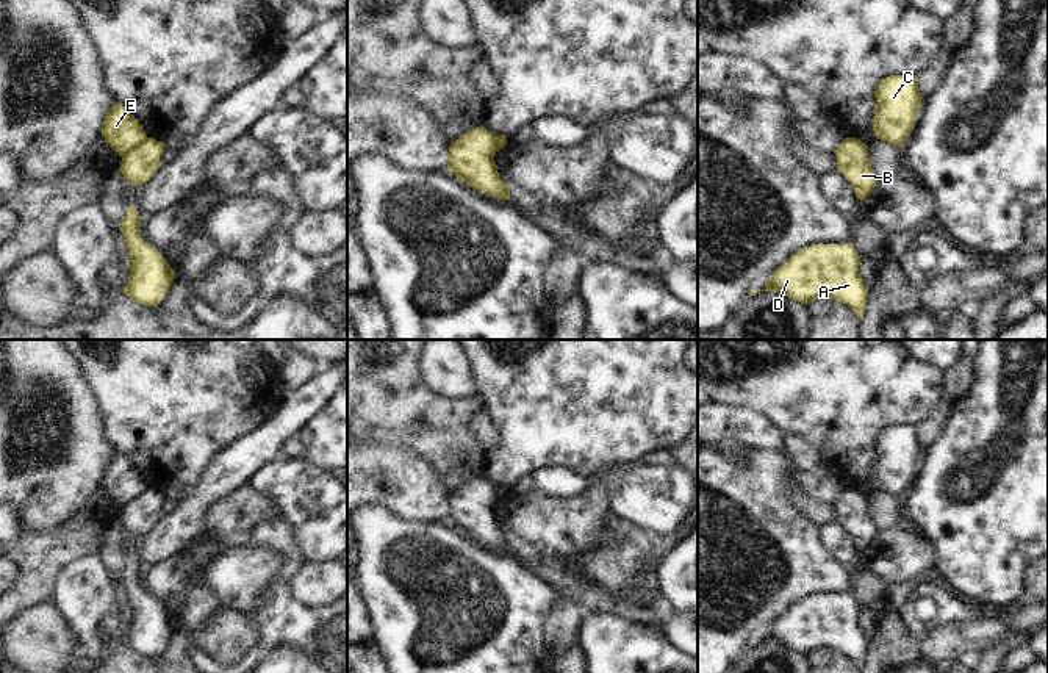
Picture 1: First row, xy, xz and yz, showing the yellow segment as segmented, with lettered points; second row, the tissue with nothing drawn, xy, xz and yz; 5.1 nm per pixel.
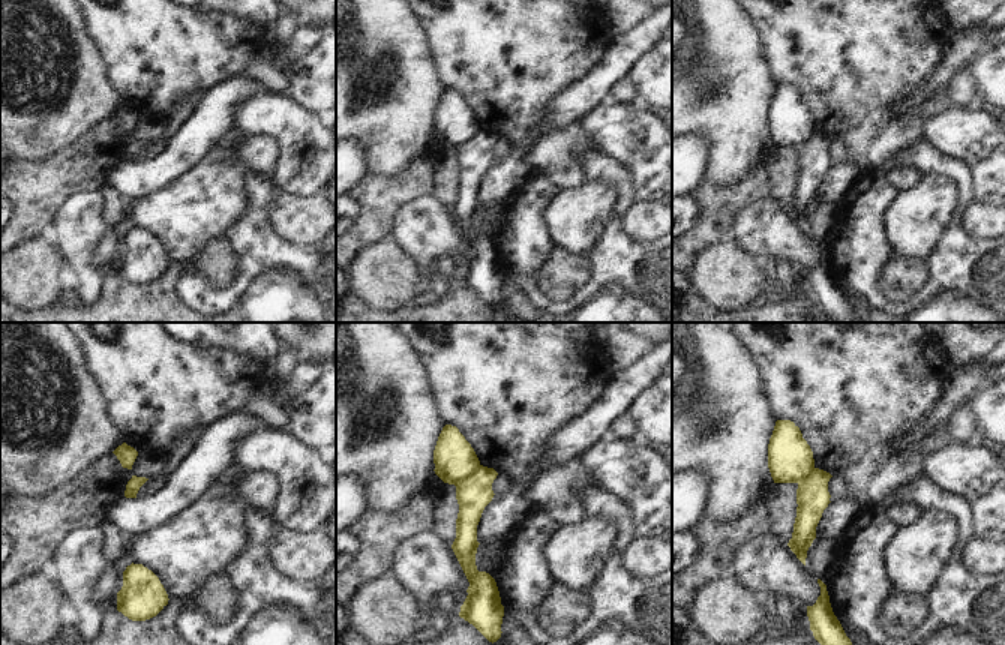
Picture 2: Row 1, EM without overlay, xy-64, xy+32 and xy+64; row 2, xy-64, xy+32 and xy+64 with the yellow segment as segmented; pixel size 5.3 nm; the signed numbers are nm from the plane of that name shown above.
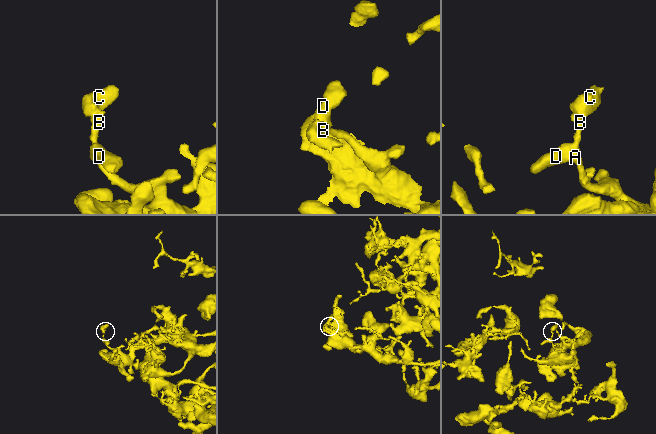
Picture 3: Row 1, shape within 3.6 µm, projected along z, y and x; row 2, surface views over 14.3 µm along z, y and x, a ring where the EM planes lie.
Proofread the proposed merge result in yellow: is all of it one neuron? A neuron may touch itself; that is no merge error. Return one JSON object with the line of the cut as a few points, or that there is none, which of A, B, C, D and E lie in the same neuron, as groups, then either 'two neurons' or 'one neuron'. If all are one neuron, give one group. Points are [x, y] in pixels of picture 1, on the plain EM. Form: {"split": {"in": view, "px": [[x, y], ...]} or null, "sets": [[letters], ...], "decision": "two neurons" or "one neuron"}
{"split": {"in": "xy", "px": [[147, 489], [121, 506]]}, "sets": [["A", "B", "D"], ["C", "E"]], "decision": "two neurons"}

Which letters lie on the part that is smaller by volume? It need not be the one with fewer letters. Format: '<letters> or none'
C, E

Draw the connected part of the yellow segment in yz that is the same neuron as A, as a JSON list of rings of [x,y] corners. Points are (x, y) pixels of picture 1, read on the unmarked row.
[[[852,593],[813,595],[790,607],[771,624],[763,640],[754,640],[749,646],[755,646],[760,642],[773,642],[806,656],[813,651],[835,650],[848,656],[856,664],[857,670],[862,671],[868,653],[868,639],[860,629],[859,615],[860,606],[856,603]]]

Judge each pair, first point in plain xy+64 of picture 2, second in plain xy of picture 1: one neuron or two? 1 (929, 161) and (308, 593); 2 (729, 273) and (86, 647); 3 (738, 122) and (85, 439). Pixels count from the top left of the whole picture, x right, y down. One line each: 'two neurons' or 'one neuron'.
1: two neurons
2: two neurons
3: one neuron

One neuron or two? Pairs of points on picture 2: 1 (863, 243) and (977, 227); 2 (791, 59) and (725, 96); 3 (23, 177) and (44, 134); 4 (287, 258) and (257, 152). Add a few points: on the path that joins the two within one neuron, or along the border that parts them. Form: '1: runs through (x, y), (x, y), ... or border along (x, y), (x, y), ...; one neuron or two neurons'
1: border along (972, 201), (962, 227), (972, 237), (989, 240); two neurons
2: border along (759, 38), (767, 66), (777, 83); two neurons
3: border along (63, 146), (38, 161), (15, 158); two neurons
4: border along (249, 170), (270, 176); two neurons

